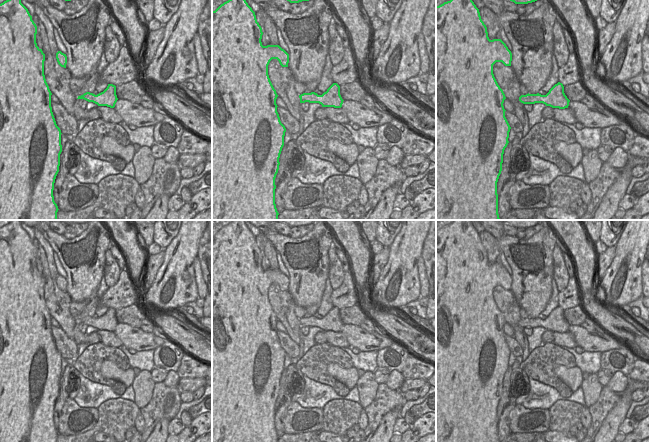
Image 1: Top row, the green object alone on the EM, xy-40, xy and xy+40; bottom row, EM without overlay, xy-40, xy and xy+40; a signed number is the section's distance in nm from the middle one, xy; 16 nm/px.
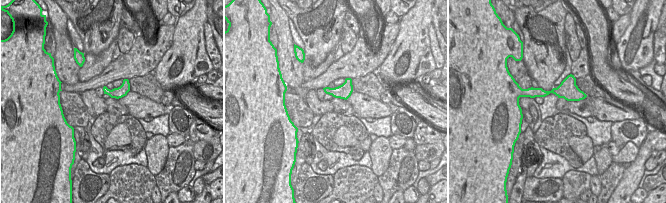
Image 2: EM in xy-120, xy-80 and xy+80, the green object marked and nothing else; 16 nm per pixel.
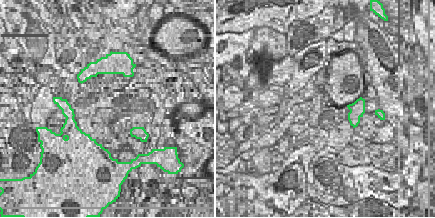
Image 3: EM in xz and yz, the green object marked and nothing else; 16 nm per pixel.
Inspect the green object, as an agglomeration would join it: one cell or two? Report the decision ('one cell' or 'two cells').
one cell

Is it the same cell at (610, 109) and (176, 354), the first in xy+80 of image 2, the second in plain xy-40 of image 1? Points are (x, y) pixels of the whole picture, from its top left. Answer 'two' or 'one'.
two

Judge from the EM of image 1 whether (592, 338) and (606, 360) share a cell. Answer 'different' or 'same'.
different

